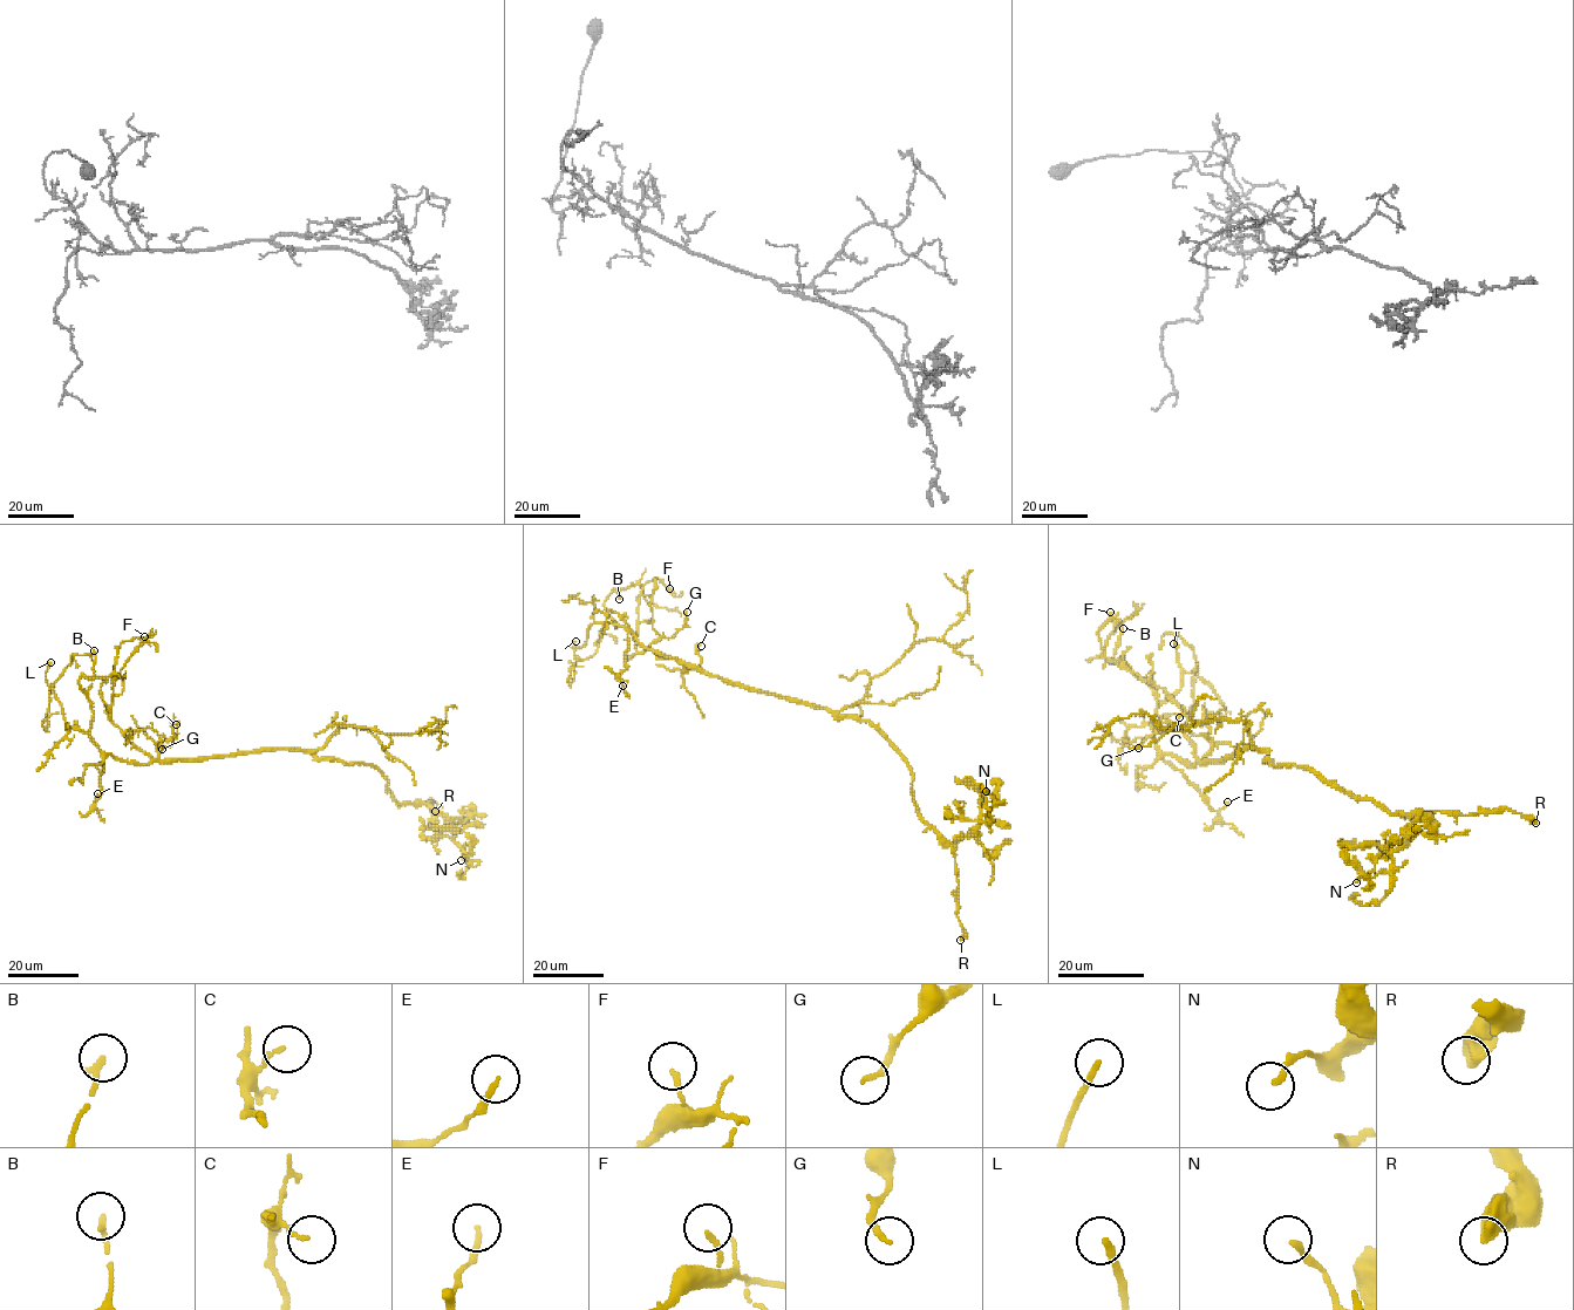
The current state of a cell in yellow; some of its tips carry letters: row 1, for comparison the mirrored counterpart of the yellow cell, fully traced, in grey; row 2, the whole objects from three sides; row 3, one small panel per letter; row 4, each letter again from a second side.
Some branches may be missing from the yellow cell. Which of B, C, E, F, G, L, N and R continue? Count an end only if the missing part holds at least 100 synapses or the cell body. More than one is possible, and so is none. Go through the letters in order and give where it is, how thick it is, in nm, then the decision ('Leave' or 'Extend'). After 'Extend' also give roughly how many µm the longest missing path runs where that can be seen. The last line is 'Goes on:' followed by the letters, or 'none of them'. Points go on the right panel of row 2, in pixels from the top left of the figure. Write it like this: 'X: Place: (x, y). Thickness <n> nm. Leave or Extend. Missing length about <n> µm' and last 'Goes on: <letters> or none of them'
B: Place: (1123, 628). Thickness 180 nm. Leave
C: Place: (1179, 717). Thickness 140 nm. Leave
E: Place: (1227, 802). Thickness 170 nm. Leave
F: Place: (1110, 612). Thickness 140 nm. Leave
G: Place: (1138, 748). Thickness 160 nm. Leave
L: Place: (1173, 643). Thickness 200 nm. Extend. Missing length about 40 µm
N: Place: (1356, 882). Thickness 190 nm. Leave
R: Place: (1535, 823). Thickness 420 nm. Leave
Goes on: L

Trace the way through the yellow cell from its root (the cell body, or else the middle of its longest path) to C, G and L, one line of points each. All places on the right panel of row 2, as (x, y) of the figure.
C: (1242, 751), (1220, 759), (1201, 761), (1211, 749), (1211, 741), (1204, 734), (1194, 735), (1187, 718), (1179, 717)
G: (1242, 751), (1220, 759), (1201, 761), (1194, 755), (1194, 744), (1186, 735), (1170, 723), (1163, 723), (1138, 748)
L: (1242, 751), (1188, 765), (1158, 749), (1152, 717), (1181, 686), (1183, 670), (1173, 643)

